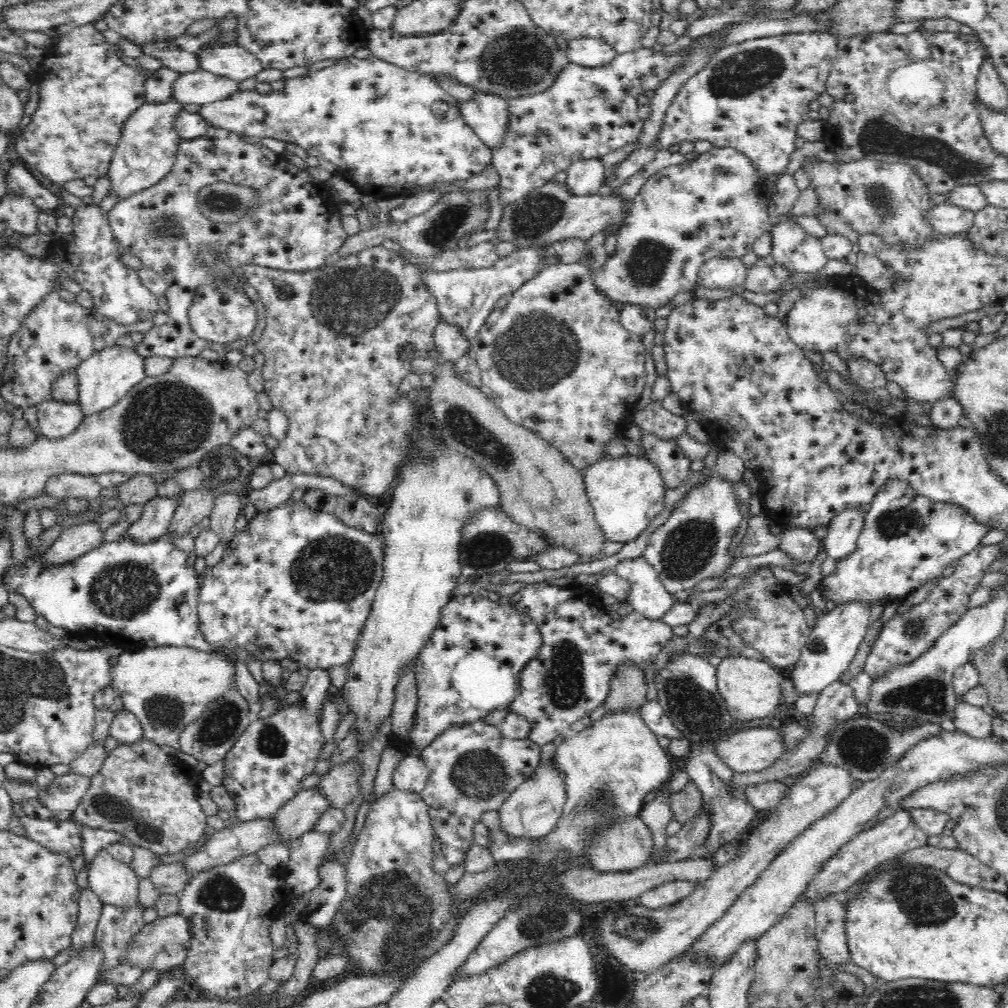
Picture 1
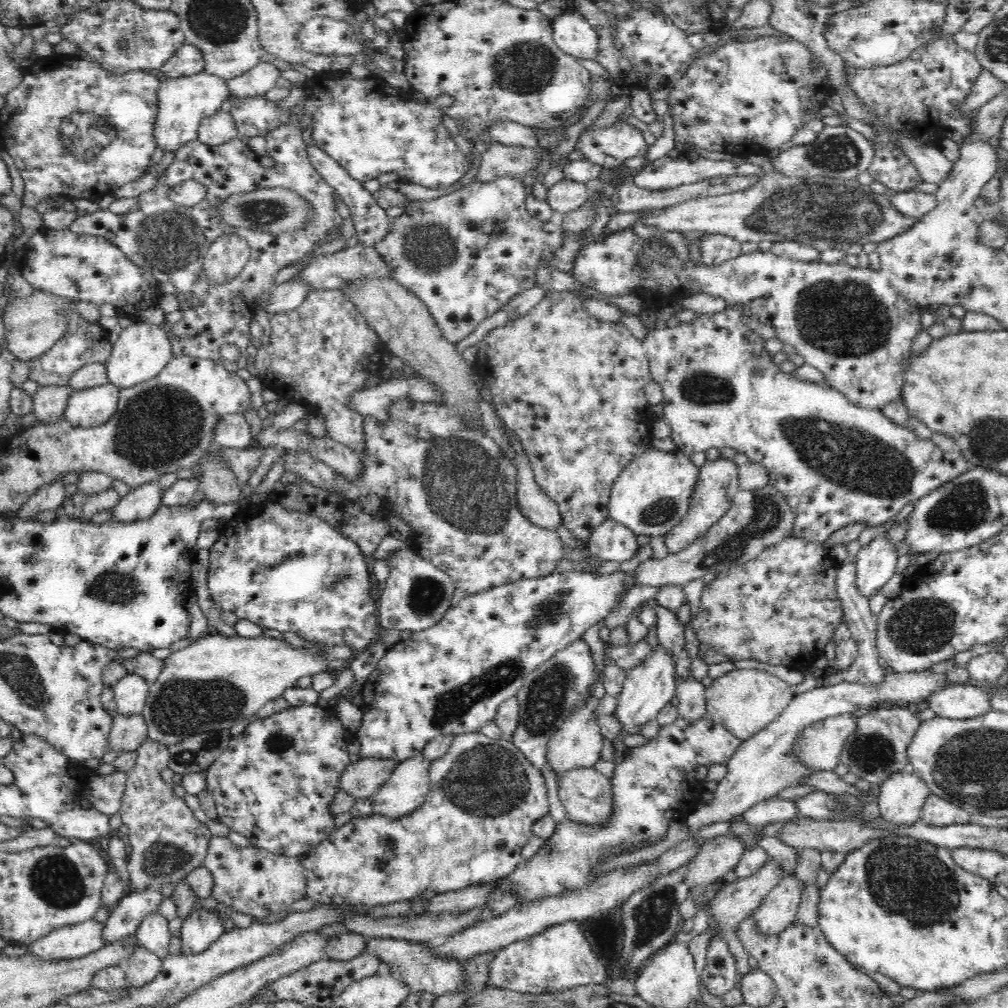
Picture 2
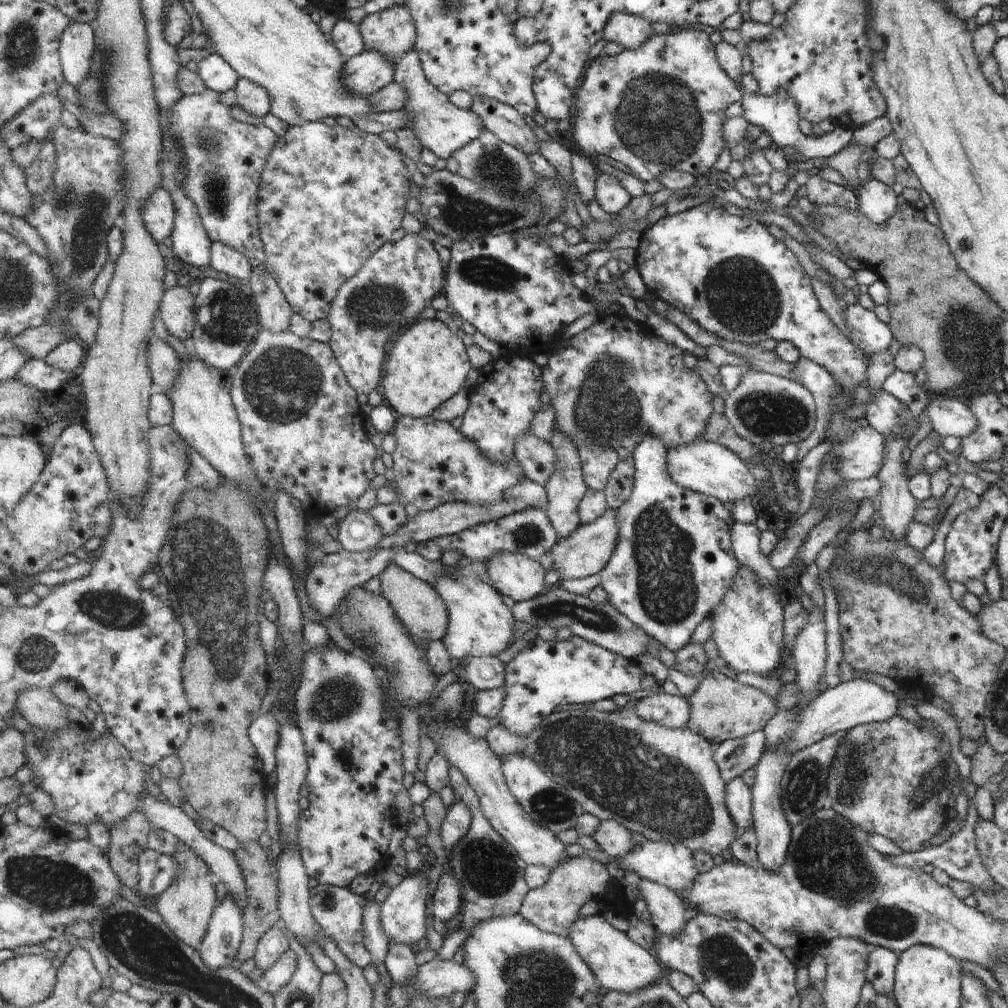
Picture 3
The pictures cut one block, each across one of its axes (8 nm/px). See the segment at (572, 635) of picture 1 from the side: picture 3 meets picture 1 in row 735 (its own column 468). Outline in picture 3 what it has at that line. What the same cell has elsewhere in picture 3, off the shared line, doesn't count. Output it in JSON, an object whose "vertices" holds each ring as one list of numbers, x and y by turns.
{"vertices":[[531,507,521,513,478,525,460,534,438,537,434,541,442,547,443,552,456,552,460,561,468,564,477,562,487,566,493,558,506,553,523,554,539,560,545,552,549,554,554,550,559,538,546,512]]}

